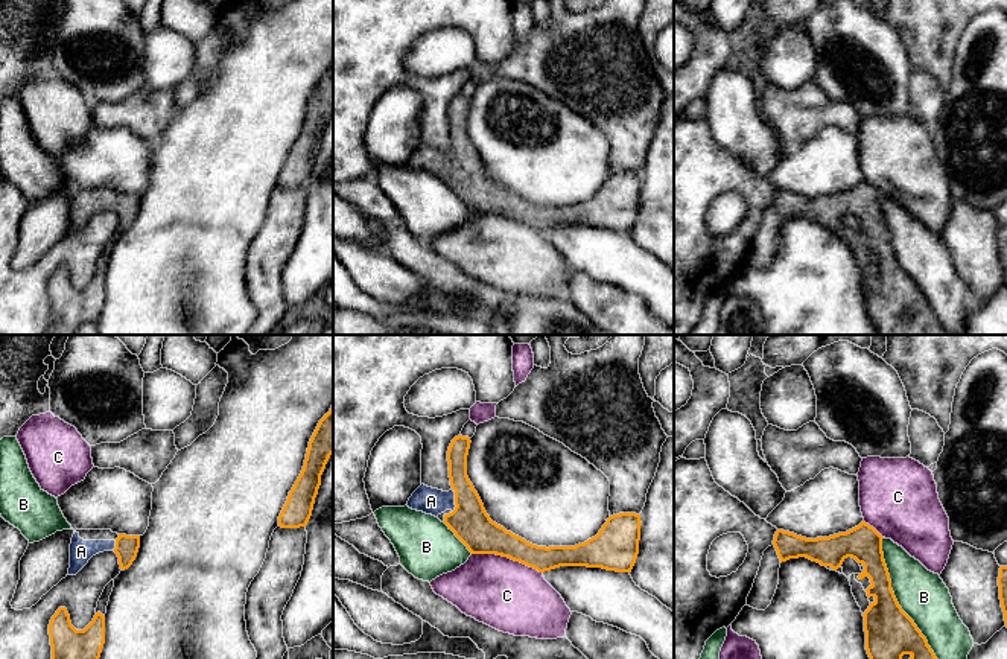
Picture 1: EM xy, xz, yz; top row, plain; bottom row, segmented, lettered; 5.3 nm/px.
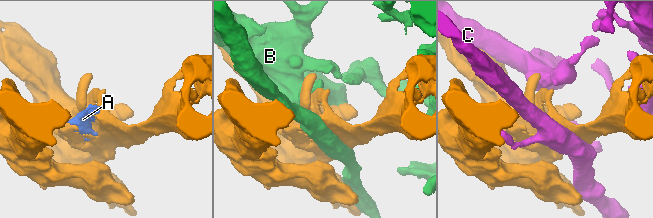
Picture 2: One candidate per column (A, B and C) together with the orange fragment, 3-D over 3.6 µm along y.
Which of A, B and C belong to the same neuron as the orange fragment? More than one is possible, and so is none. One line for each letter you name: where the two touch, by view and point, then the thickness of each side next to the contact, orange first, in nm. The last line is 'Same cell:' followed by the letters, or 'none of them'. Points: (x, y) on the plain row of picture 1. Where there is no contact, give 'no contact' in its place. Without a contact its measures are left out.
A: contact xz (455, 162); calibres 200 and 140 nm
Same cell: A

